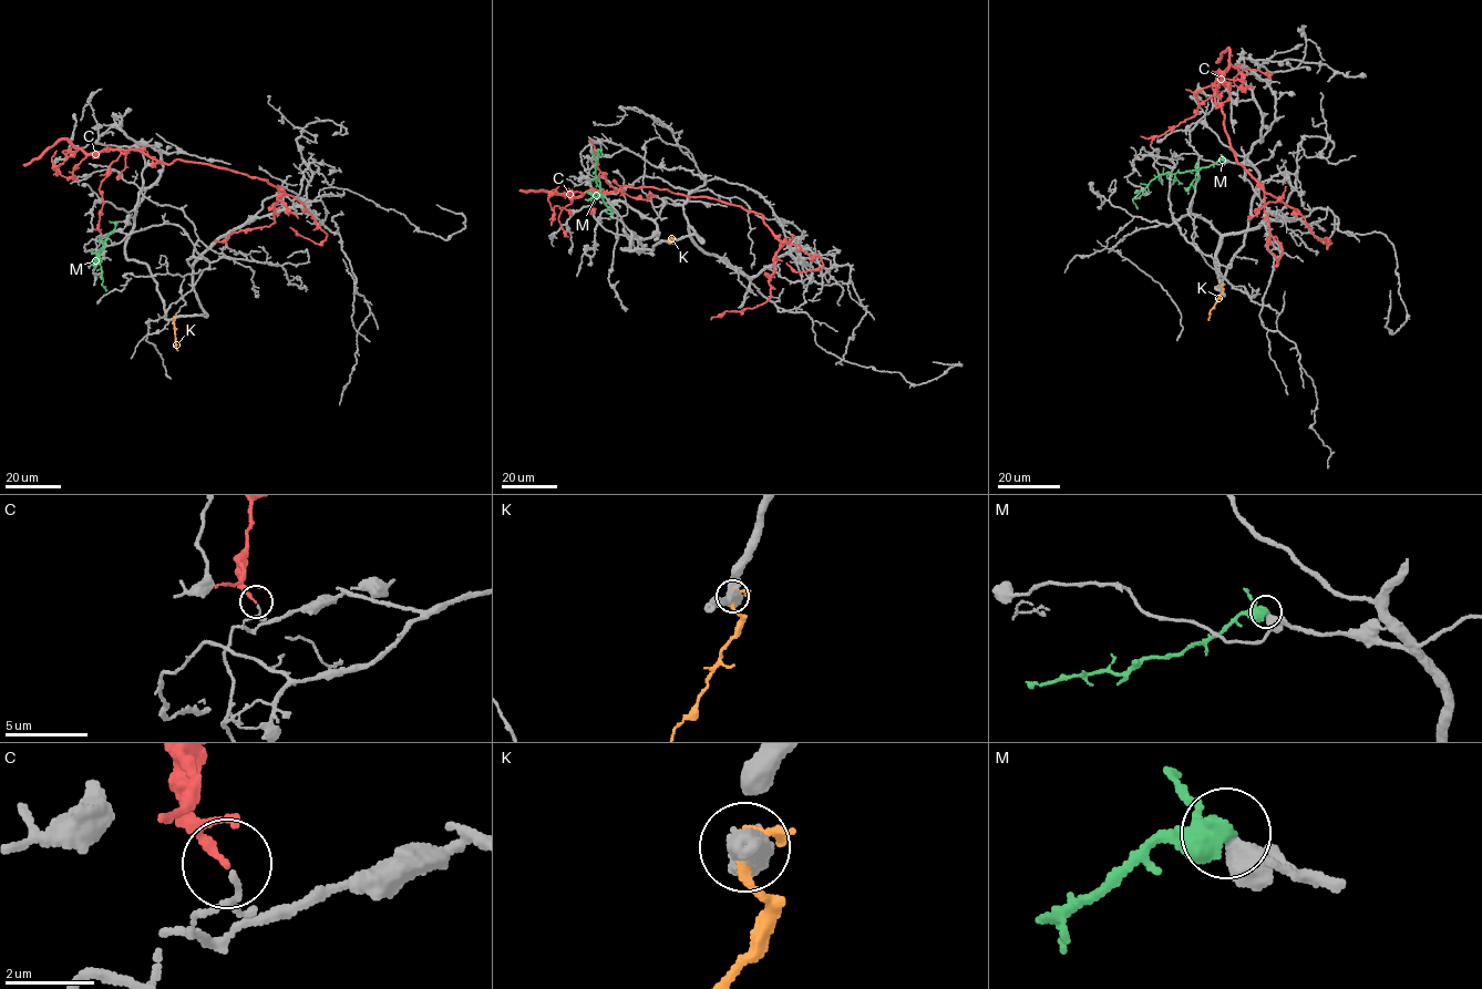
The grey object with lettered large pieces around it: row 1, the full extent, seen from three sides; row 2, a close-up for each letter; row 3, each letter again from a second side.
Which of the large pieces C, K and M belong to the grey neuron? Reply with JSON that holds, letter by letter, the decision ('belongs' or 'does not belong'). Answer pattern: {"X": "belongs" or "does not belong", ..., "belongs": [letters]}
{"C": "does not belong", "K": "does not belong", "M": "does not belong", "belongs": []}

